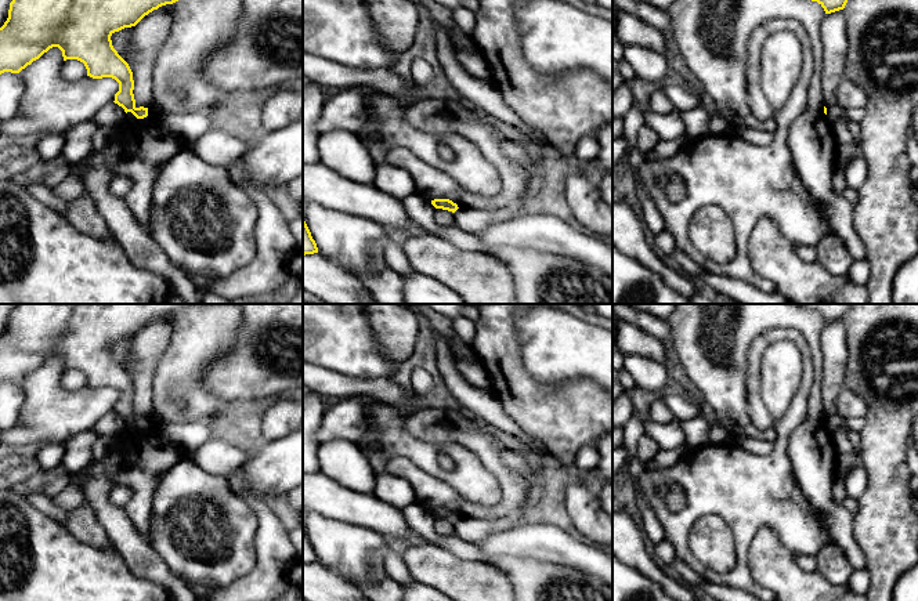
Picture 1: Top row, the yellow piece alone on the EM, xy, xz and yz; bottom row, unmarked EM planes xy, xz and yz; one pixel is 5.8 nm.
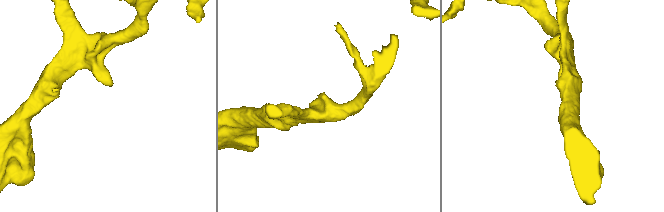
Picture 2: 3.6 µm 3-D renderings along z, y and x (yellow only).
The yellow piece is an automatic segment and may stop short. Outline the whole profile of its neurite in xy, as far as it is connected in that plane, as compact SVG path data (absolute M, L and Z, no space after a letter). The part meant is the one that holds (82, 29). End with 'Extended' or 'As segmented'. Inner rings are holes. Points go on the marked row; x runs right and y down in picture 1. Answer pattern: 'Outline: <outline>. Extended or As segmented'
Outline: M12 0L8 18L0 28L0 75L19 73L53 47L62 51L64 61L84 64L93 79L112 77L119 83L115 104L137 119L148 116L148 108L135 106L134 80L129 64L112 46L111 36L124 28L135 26L145 15L178 0Z. As segmented

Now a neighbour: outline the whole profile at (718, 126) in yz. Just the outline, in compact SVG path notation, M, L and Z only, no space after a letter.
M718 113L712 116L708 124L708 135L731 134L733 128L733 124Z

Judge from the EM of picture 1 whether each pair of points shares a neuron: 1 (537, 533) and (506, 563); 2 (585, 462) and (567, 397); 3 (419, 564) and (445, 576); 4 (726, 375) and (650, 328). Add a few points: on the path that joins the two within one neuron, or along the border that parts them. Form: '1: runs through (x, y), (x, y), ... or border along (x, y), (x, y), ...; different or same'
1: border along (481, 551), (490, 556), (524, 556), (545, 561); different
2: border along (595, 446), (581, 446), (574, 462); different
3: runs through (426, 564), (438, 569); same
4: border along (665, 319), (671, 340); different

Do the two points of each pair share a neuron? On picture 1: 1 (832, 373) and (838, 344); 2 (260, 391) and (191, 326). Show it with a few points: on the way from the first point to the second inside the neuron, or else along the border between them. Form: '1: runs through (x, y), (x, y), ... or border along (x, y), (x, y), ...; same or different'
1: runs through (834, 366), (835, 351); same
2: border along (239, 329), (235, 344), (206, 368), (205, 384); different

